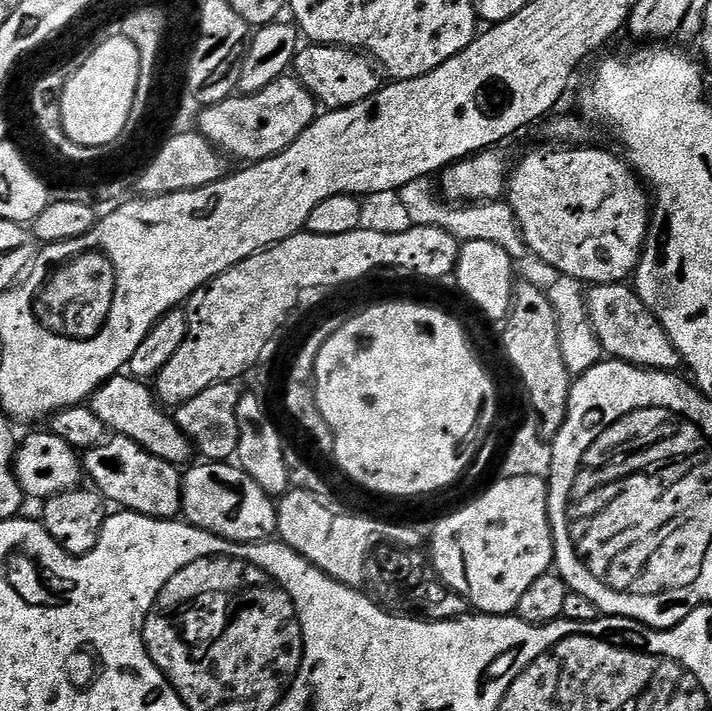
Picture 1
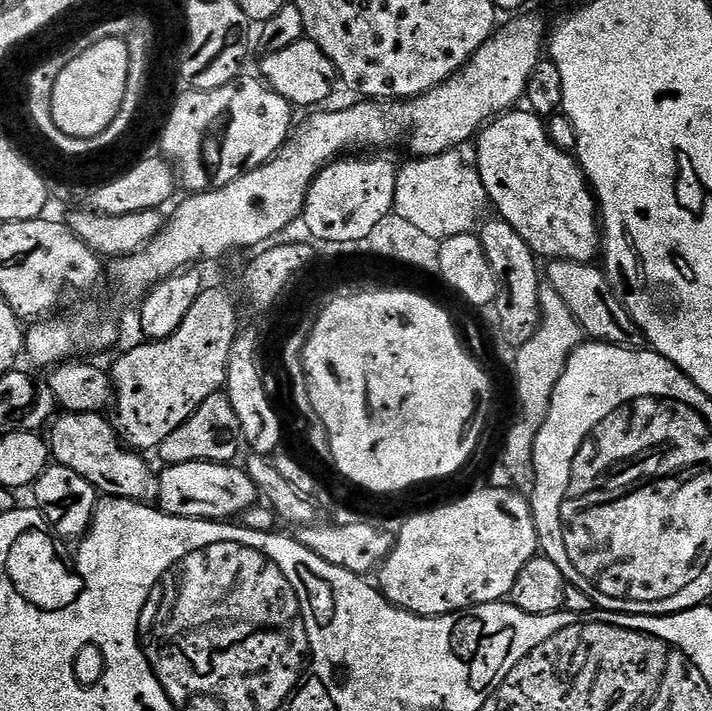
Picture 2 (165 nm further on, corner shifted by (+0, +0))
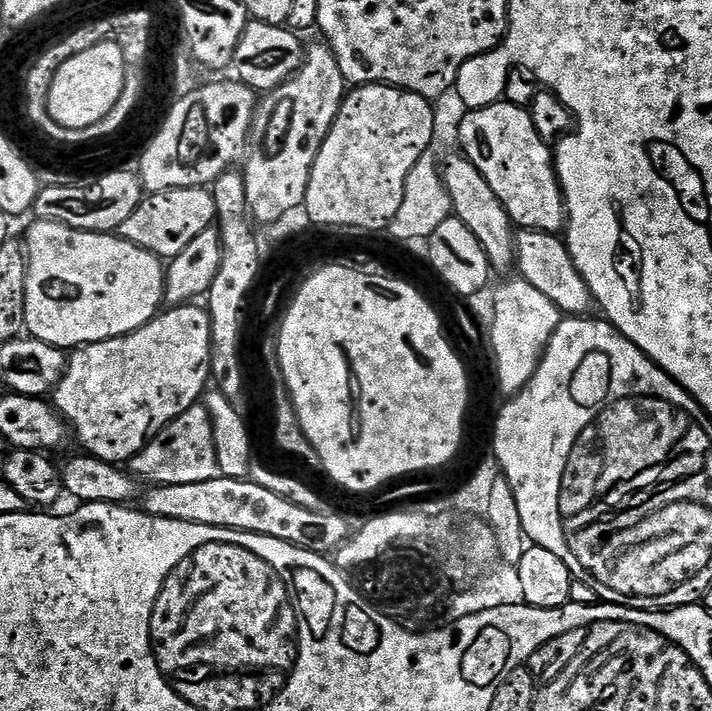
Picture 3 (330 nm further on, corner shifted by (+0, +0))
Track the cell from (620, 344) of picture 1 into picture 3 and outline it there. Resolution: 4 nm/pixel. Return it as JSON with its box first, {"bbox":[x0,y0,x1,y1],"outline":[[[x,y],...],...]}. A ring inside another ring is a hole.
{"bbox":[515,228,594,318],"outline":[[[529,228],[517,231],[515,267],[518,272],[520,268],[519,275],[526,282],[530,282],[530,286],[535,286],[541,294],[546,294],[546,298],[550,298],[550,302],[554,302],[561,313],[572,318],[584,318],[591,313],[588,311],[592,306],[594,308],[592,291],[574,266],[567,243],[559,235]]]}

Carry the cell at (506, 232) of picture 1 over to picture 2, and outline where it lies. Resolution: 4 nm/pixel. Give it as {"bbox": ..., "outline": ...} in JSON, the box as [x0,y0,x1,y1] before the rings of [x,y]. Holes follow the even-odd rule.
{"bbox":[394,150,490,242],"outline":[[[453,150],[412,158],[409,164],[401,163],[396,173],[394,212],[441,242],[455,236],[473,235],[485,219],[484,211],[490,208],[479,170],[475,163],[467,164],[460,154]]]}

